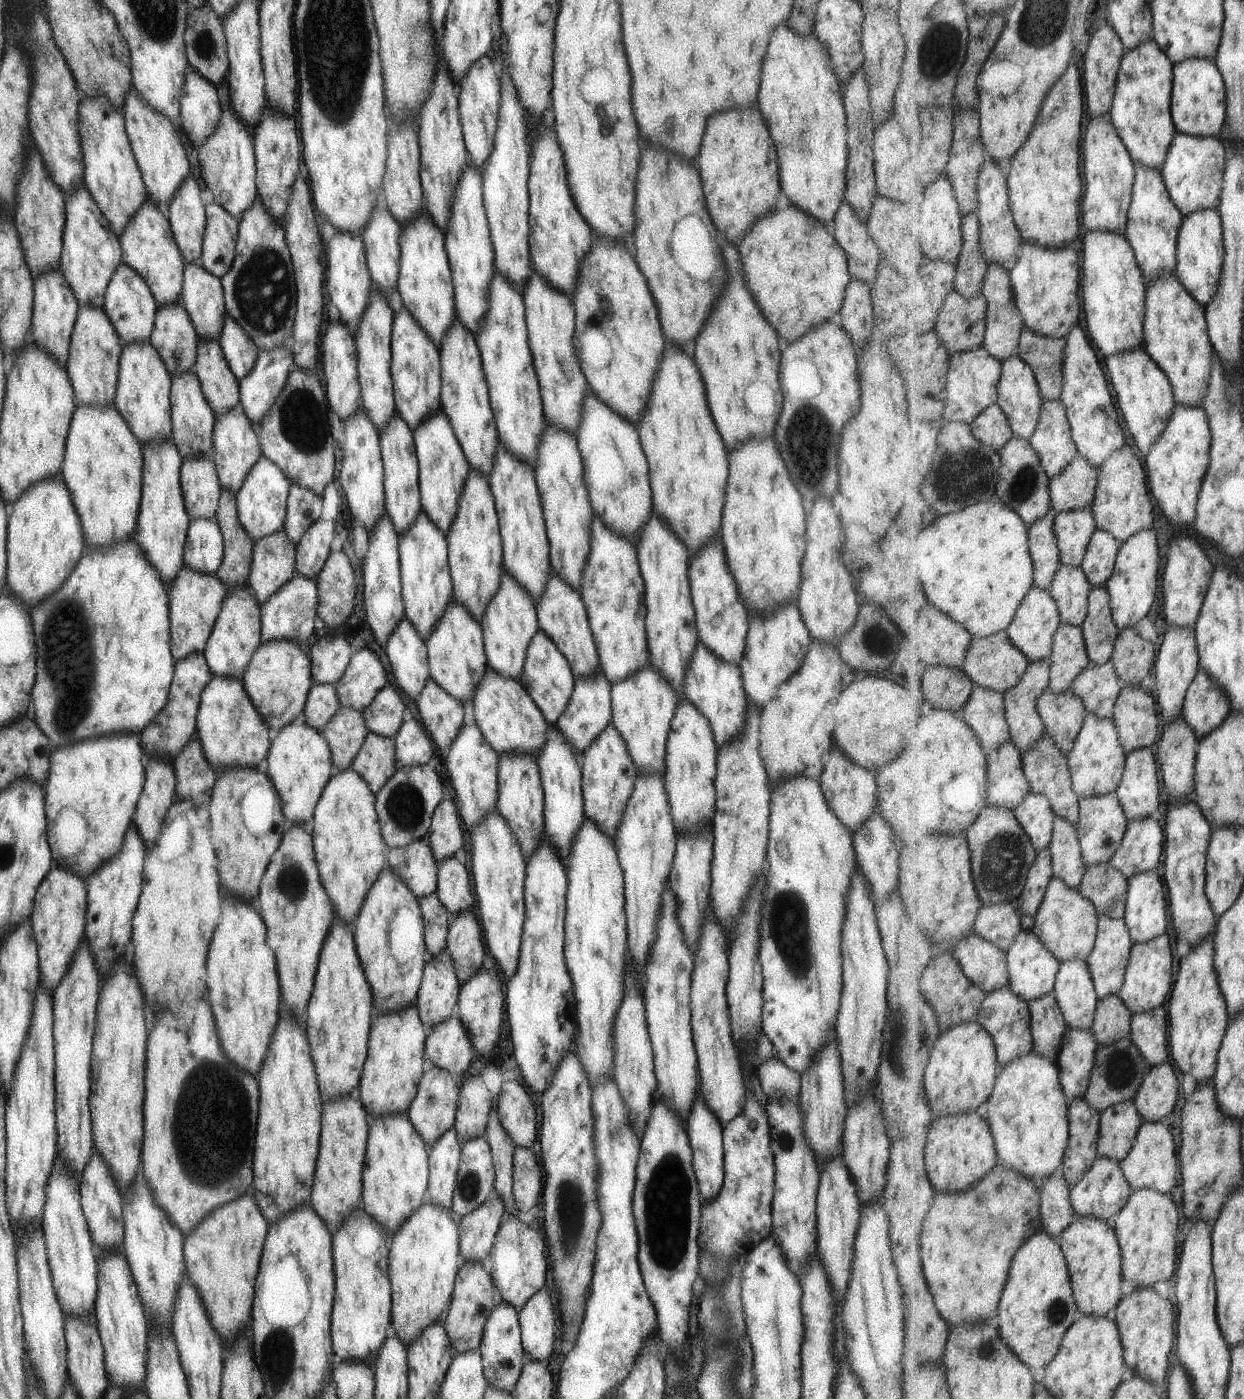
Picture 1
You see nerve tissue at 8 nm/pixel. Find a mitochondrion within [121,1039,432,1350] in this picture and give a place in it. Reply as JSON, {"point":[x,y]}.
{"point":[196,1163]}

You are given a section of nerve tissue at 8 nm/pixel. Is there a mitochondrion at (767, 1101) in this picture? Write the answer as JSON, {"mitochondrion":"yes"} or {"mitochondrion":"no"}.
{"mitochondrion":"no"}

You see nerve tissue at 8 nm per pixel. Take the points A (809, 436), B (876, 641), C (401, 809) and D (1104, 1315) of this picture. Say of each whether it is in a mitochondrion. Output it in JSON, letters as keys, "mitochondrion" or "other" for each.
{"A":"mitochondrion","B":"mitochondrion","C":"mitochondrion","D":"other"}

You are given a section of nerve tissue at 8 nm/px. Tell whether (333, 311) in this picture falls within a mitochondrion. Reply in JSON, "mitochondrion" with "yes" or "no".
{"mitochondrion":"no"}

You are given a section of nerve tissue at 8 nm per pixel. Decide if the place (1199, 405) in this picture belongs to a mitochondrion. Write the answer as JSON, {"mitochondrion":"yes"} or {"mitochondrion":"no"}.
{"mitochondrion":"no"}

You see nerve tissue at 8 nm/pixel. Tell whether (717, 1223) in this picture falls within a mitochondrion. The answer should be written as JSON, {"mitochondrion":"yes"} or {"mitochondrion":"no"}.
{"mitochondrion":"no"}

